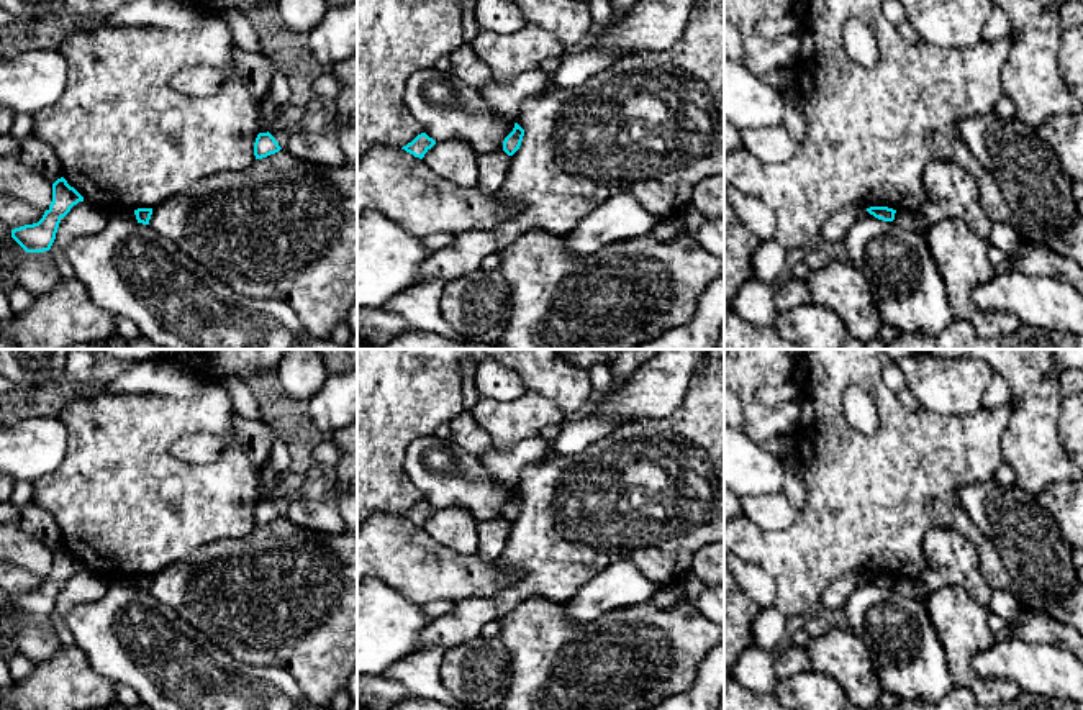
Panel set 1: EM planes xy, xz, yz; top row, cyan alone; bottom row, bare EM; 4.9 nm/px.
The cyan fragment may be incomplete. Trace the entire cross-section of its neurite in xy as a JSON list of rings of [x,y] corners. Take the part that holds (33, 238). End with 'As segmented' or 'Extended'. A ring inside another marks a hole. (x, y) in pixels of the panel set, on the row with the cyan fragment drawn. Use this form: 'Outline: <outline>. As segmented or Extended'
Outline: [[[64,177],[52,184],[52,202],[38,223],[25,225],[11,230],[11,238],[26,253],[49,251],[61,220],[70,212],[74,205],[84,202],[84,197],[67,184]]]. As segmented

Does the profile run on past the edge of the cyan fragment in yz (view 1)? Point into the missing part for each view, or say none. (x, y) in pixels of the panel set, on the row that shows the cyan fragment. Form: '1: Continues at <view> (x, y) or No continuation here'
1: No continuation here

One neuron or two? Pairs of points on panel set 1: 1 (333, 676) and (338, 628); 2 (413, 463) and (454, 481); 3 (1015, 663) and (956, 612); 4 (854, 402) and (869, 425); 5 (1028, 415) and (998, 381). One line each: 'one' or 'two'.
1: one
2: one
3: two
4: one
5: two

